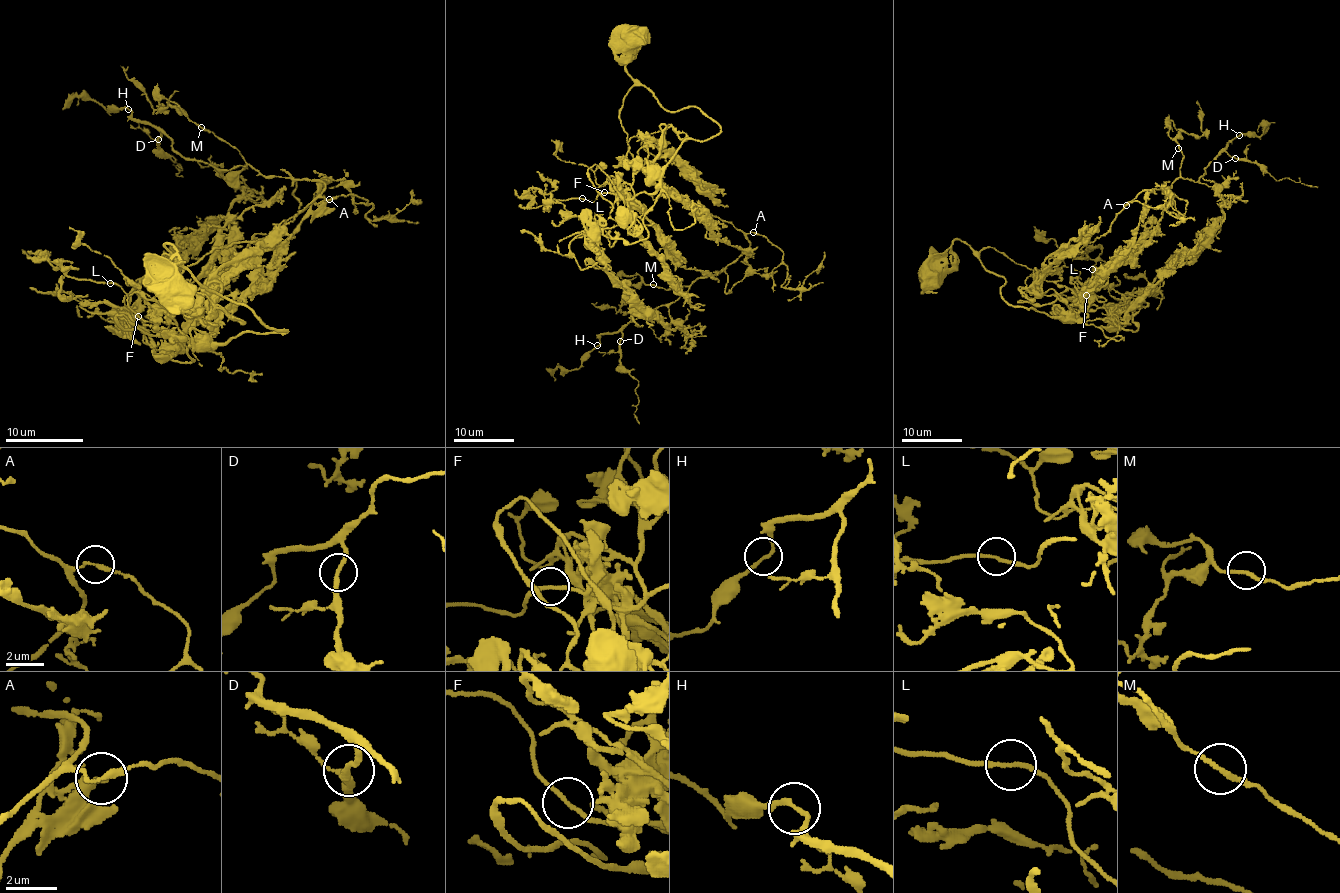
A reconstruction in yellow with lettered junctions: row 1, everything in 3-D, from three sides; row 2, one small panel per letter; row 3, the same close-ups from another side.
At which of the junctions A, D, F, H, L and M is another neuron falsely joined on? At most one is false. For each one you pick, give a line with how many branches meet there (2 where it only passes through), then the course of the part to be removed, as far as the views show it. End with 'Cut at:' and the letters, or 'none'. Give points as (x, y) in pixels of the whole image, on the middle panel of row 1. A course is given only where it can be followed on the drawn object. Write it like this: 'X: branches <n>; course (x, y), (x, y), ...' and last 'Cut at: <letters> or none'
Cut at: none

